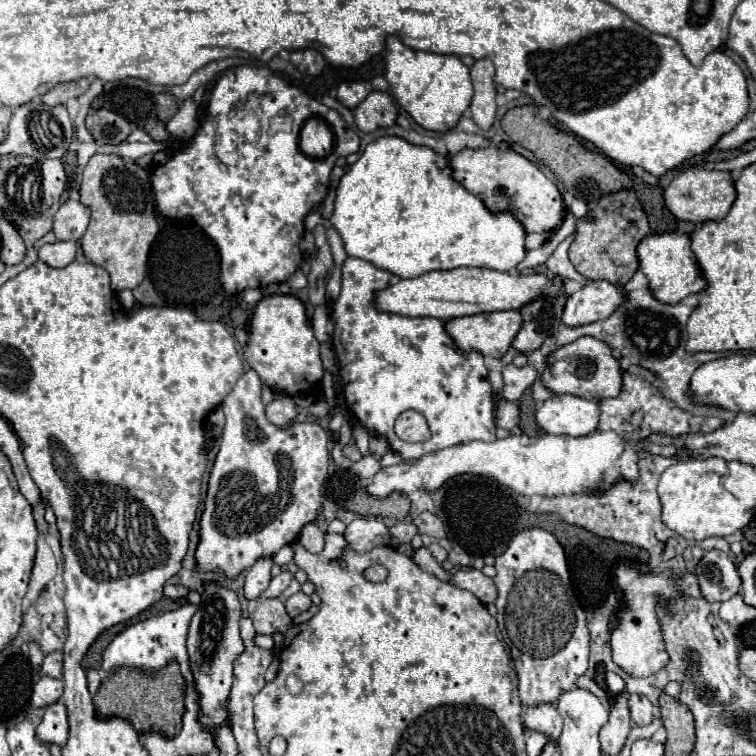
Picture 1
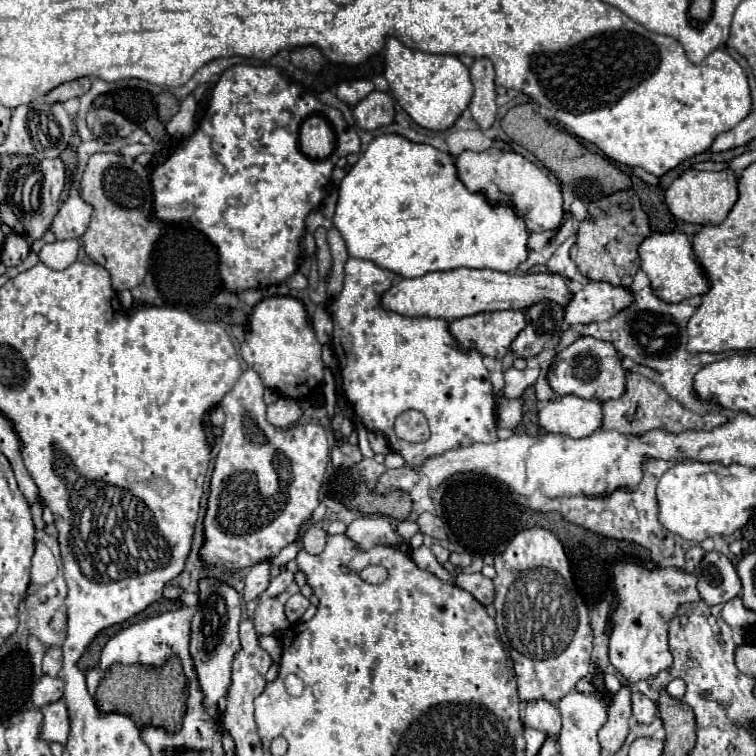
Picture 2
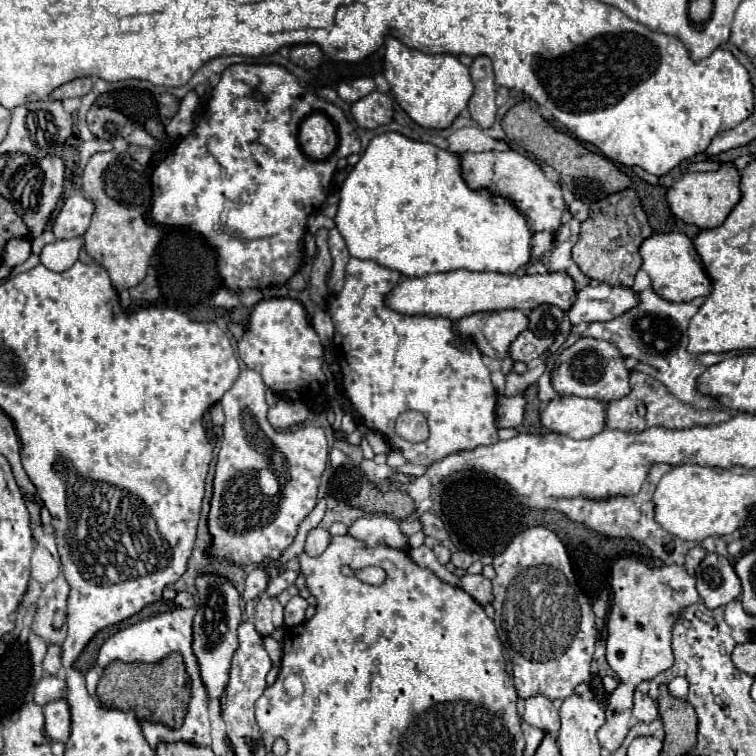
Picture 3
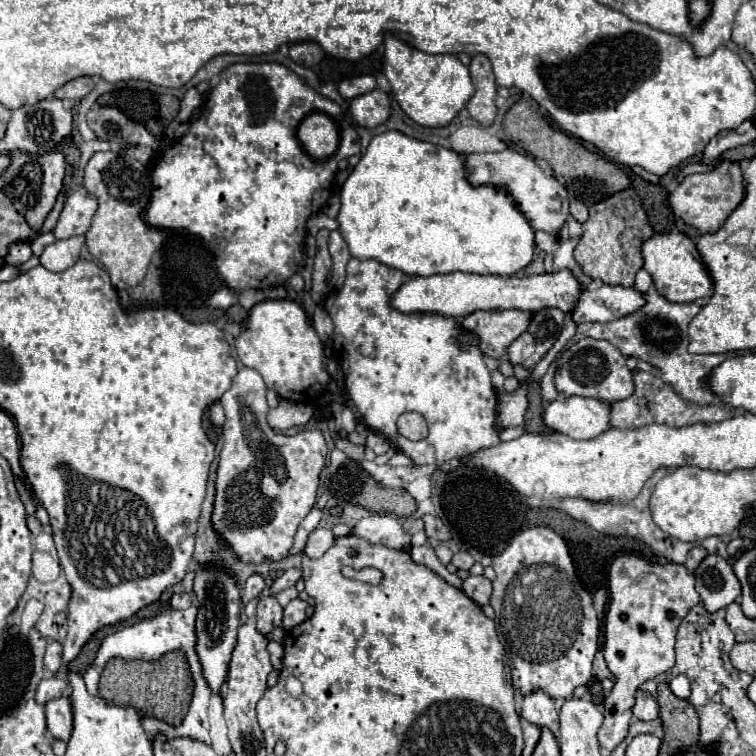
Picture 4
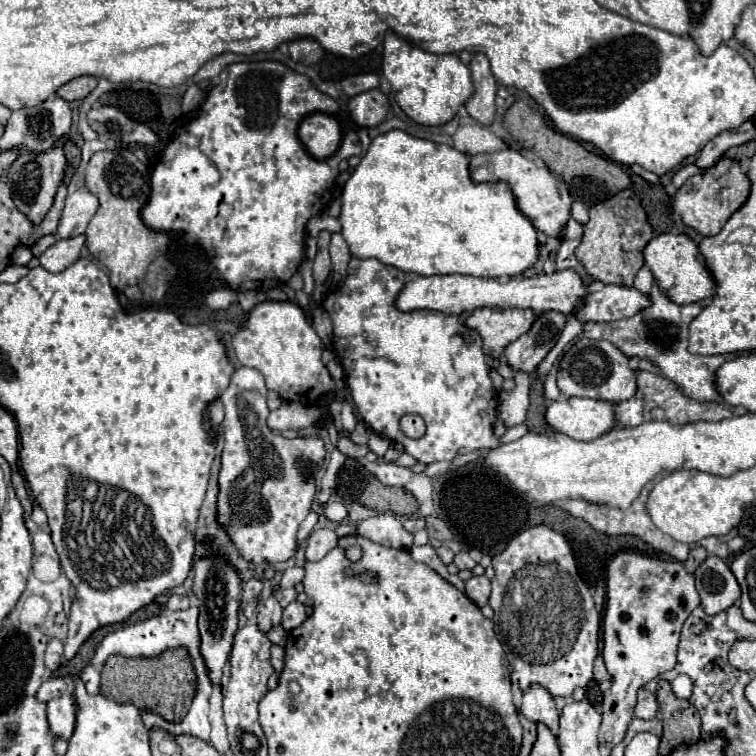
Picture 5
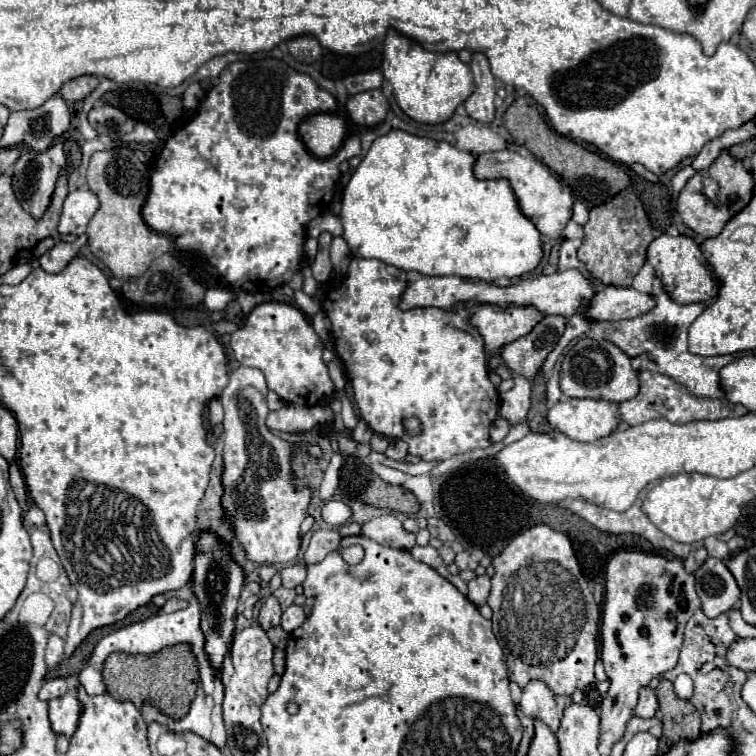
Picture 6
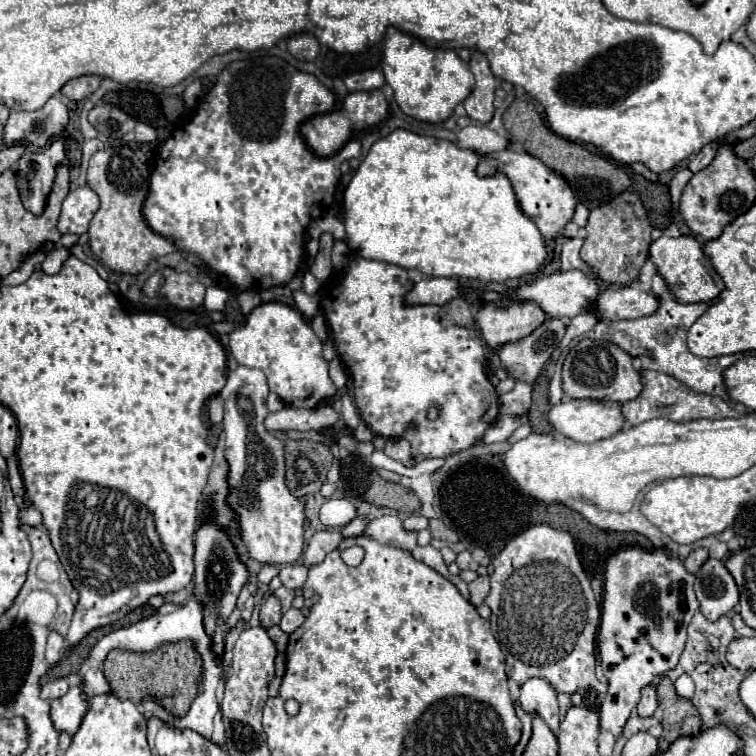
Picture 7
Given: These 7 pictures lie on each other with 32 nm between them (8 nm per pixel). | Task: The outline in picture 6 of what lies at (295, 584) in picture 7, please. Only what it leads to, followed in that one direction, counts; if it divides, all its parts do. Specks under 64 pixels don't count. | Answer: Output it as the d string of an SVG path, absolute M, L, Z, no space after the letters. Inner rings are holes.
M296 564L284 568L284 570L280 572L280 576L282 576L282 586L290 588L290 586L298 586L298 584L302 584L304 578L306 578L306 574L306 567L304 565Z

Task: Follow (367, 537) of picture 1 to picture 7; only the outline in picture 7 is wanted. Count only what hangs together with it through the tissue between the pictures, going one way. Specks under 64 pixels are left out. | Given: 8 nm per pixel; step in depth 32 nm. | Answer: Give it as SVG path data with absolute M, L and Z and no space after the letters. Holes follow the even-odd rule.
M396 514L370 520L364 534L378 540L380 544L388 544L394 548L402 548L402 550L416 548L416 532L406 532L402 520Z

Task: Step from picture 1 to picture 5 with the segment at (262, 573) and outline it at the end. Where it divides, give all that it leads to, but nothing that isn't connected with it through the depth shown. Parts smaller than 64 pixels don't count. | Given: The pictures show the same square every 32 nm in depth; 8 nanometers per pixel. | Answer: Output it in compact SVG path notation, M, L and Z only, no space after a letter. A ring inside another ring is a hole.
M258 578L248 580L242 588L242 602L246 604L250 598L256 598L260 592L262 592L262 580L258 580Z

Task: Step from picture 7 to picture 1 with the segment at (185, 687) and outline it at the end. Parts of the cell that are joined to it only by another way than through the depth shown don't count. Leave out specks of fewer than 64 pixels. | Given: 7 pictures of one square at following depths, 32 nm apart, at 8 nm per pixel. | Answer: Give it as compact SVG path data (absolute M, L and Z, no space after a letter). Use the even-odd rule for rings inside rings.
M176 662L164 668L164 674L152 674L138 668L118 668L108 682L100 686L94 696L94 708L98 718L124 718L138 734L160 732L166 738L174 738L182 726L184 714L184 678Z

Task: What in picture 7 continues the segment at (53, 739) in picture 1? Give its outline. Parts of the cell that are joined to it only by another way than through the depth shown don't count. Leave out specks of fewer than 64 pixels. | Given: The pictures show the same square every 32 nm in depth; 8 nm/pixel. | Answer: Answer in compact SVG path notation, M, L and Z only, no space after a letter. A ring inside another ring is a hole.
M82 684L72 686L62 698L56 698L50 702L50 718L58 732L66 732L70 736L76 734L88 710L88 704L80 694L82 694Z

